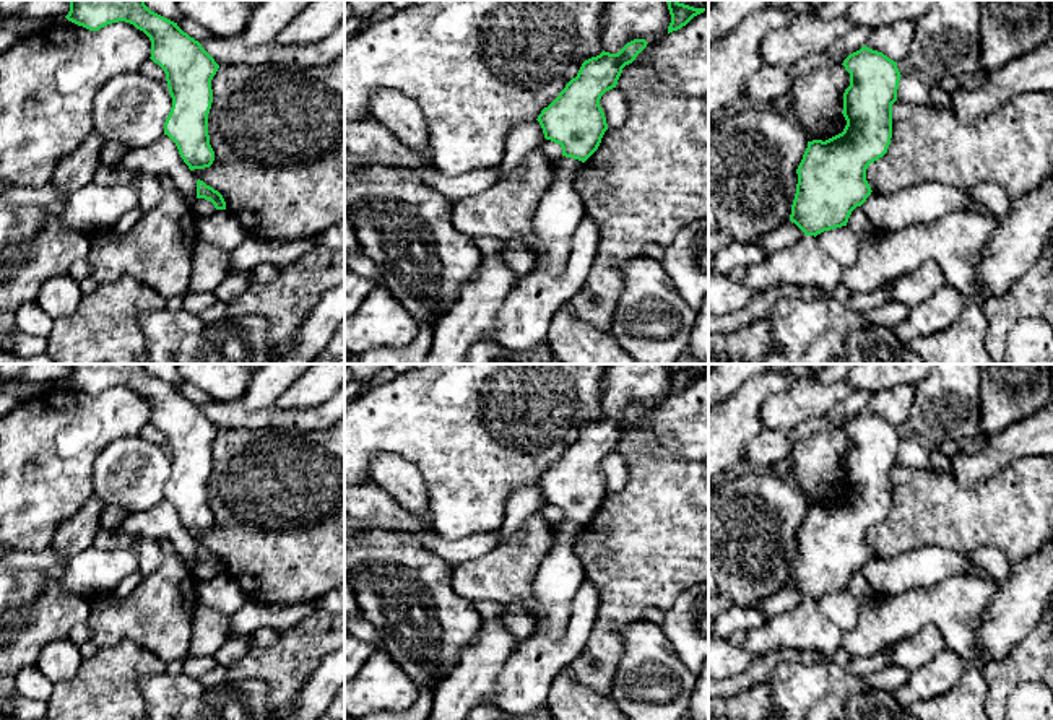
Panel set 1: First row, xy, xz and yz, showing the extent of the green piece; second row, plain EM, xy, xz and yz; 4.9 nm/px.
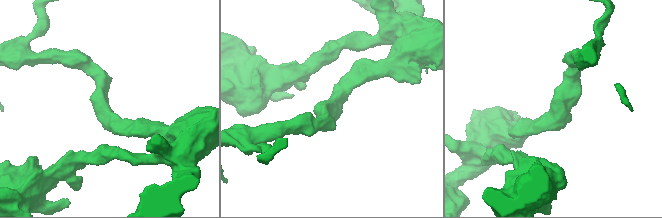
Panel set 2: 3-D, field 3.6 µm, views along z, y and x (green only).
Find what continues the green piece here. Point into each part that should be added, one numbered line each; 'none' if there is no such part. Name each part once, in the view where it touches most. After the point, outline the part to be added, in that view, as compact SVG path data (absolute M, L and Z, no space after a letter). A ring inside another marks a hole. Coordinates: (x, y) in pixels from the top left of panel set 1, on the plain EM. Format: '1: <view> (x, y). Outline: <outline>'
none

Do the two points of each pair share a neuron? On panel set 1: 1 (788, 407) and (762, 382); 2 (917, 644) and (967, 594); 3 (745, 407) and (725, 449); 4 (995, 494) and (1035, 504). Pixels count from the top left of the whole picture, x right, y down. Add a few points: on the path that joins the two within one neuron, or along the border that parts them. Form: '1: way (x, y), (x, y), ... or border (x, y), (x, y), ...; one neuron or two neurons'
1: border (790, 381), (764, 402), (762, 428); two neurons
2: border (897, 641), (907, 639), (931, 624), (948, 649); two neurons
3: way (738, 416), (725, 429), (725, 439); one neuron
4: way (1005, 499), (1026, 501); one neuron

